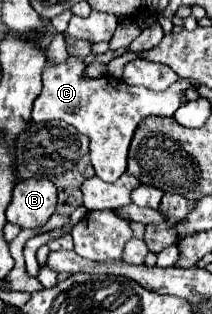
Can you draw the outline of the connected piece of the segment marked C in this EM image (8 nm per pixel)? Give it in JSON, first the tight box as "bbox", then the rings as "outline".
{"bbox":[33,56,195,182],"outline":[[[69,56],[69,60],[61,66],[45,66],[43,68],[43,90],[33,104],[33,122],[49,122],[49,120],[63,120],[75,126],[81,134],[89,136],[91,144],[91,164],[97,176],[105,182],[117,182],[121,174],[127,170],[127,152],[133,138],[135,128],[143,118],[149,116],[173,116],[179,108],[181,96],[189,86],[195,86],[193,80],[181,80],[173,84],[165,92],[155,92],[143,86],[129,86],[123,80],[115,78],[101,78],[89,80],[83,78],[85,60],[77,56]]]}

